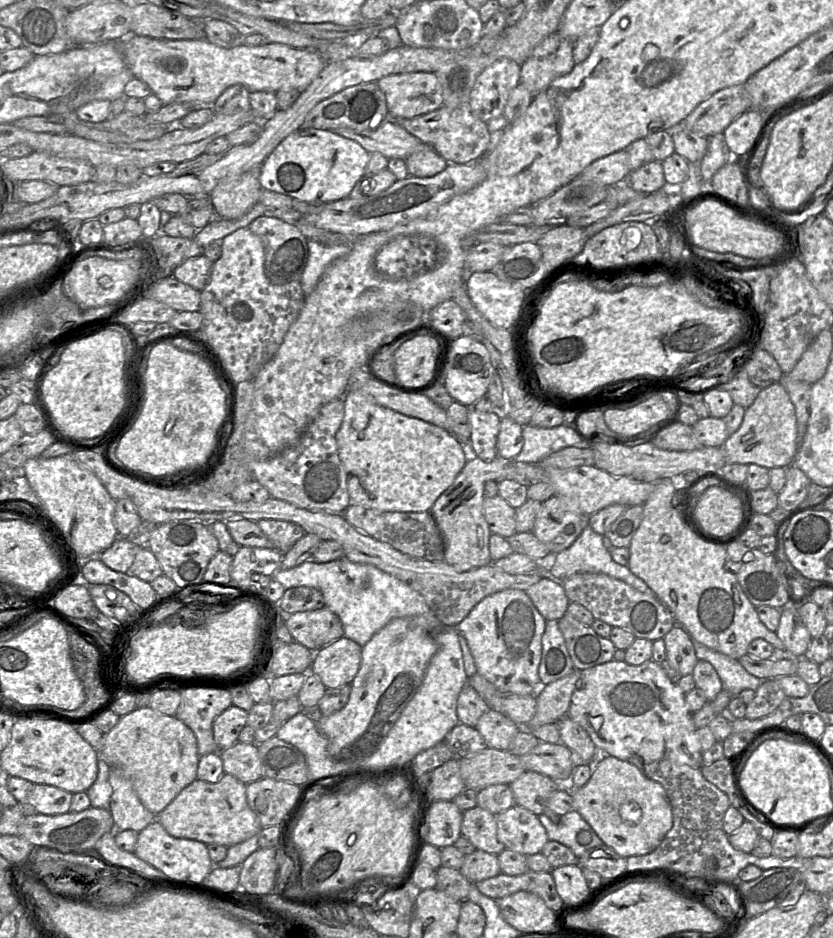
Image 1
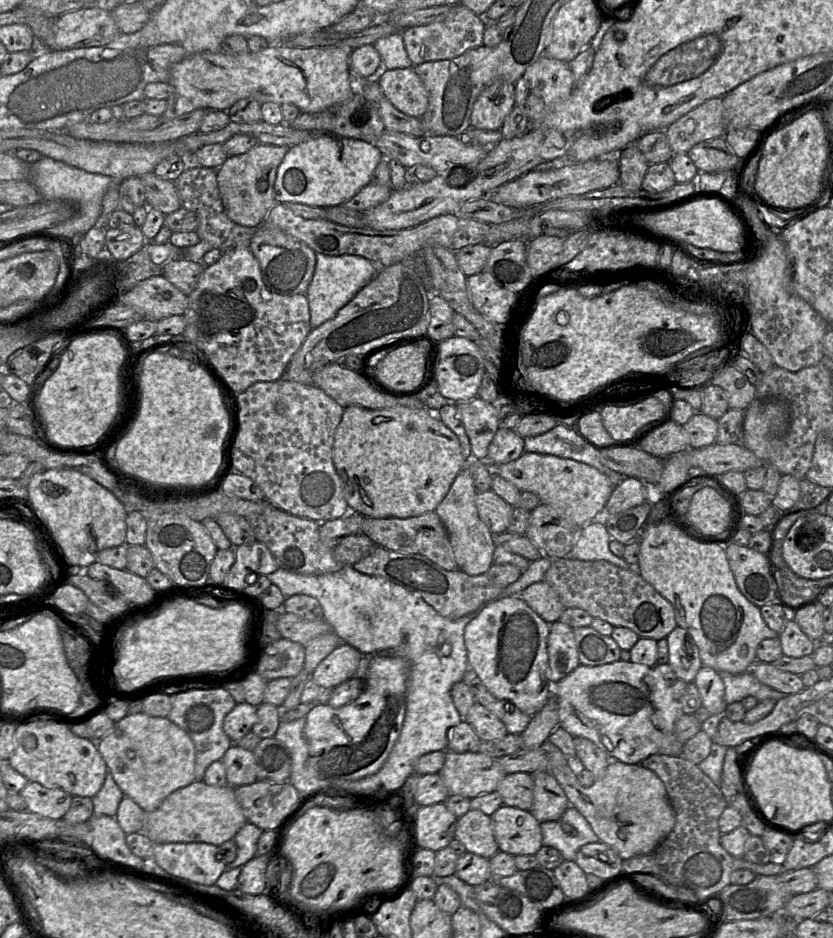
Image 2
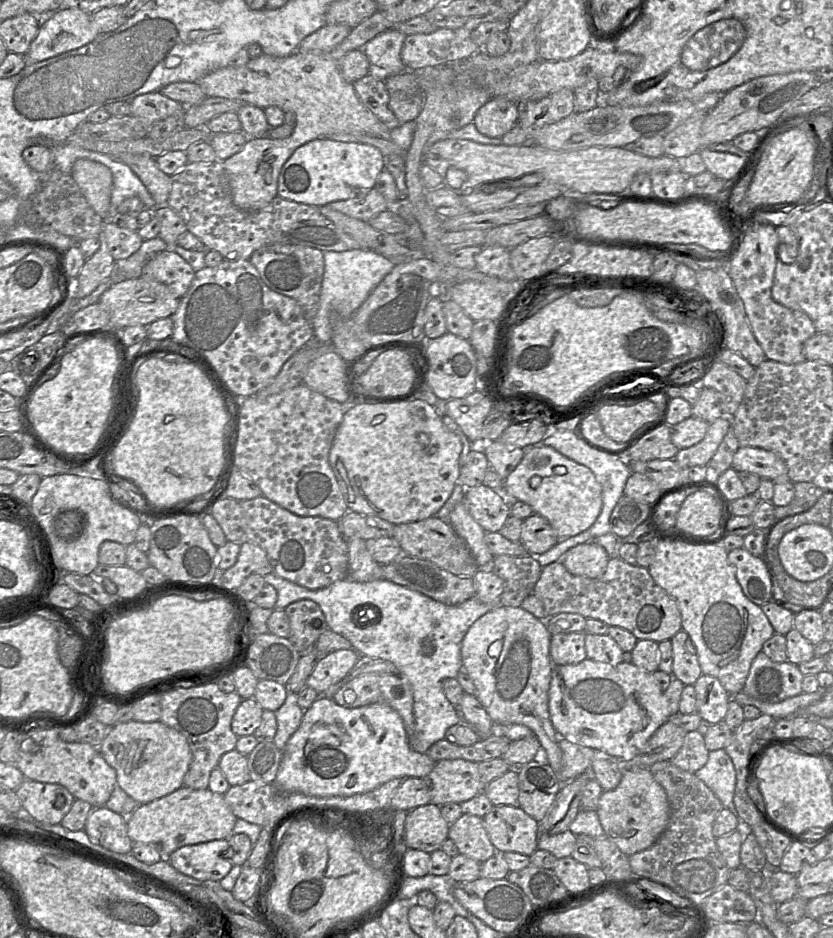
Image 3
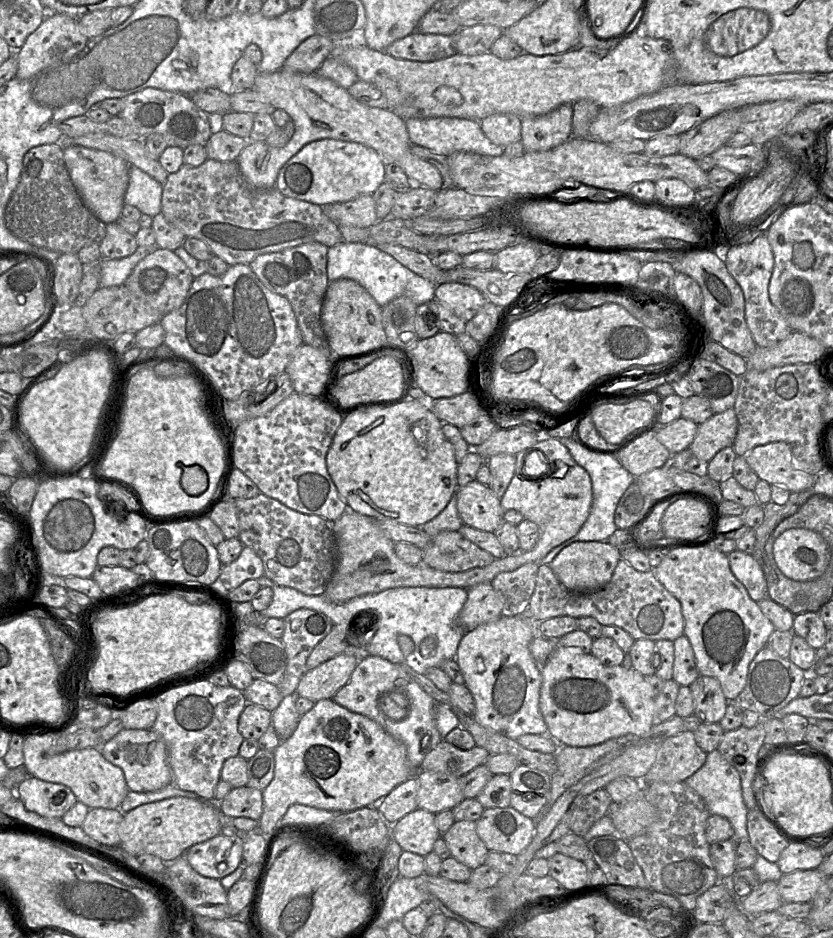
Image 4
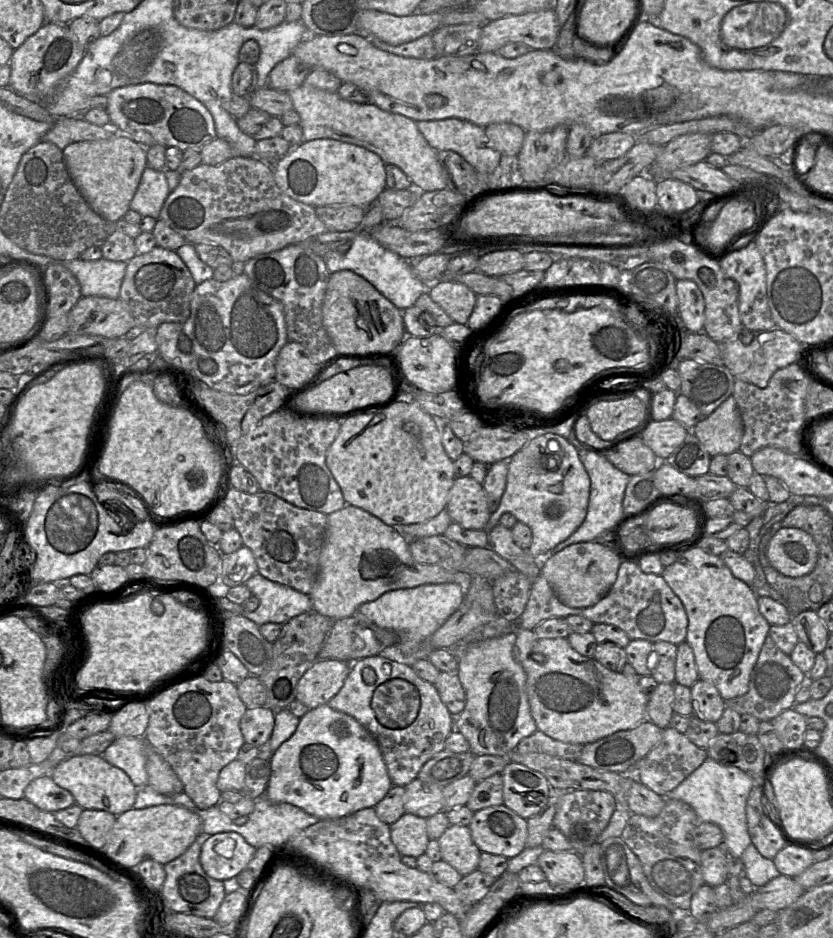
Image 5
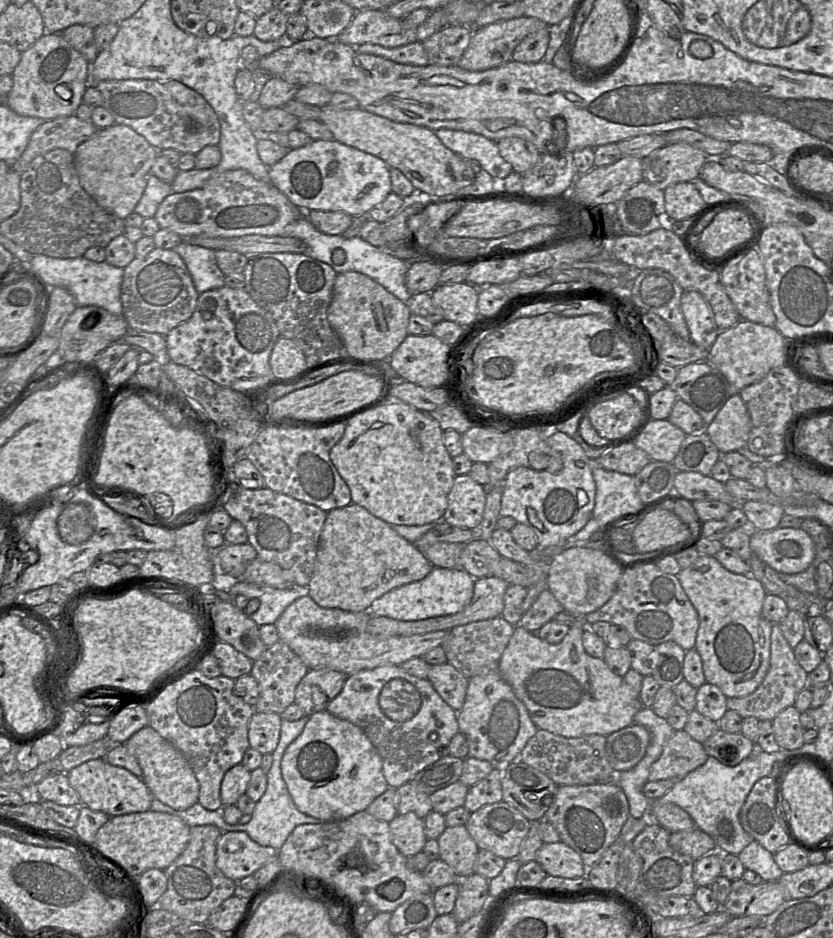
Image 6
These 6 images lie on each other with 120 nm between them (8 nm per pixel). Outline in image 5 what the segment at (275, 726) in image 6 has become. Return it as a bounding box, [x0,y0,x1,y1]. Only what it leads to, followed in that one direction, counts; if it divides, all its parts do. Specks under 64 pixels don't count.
[240,707,275,747]

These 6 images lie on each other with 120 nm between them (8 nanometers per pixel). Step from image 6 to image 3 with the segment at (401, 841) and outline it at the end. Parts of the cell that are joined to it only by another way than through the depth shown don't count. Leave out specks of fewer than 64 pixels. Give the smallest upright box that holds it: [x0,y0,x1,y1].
[405,803,450,853]

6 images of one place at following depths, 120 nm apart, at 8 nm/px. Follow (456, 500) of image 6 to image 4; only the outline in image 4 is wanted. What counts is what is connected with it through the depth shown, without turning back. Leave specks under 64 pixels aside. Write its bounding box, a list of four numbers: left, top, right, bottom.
[456,480,504,532]

